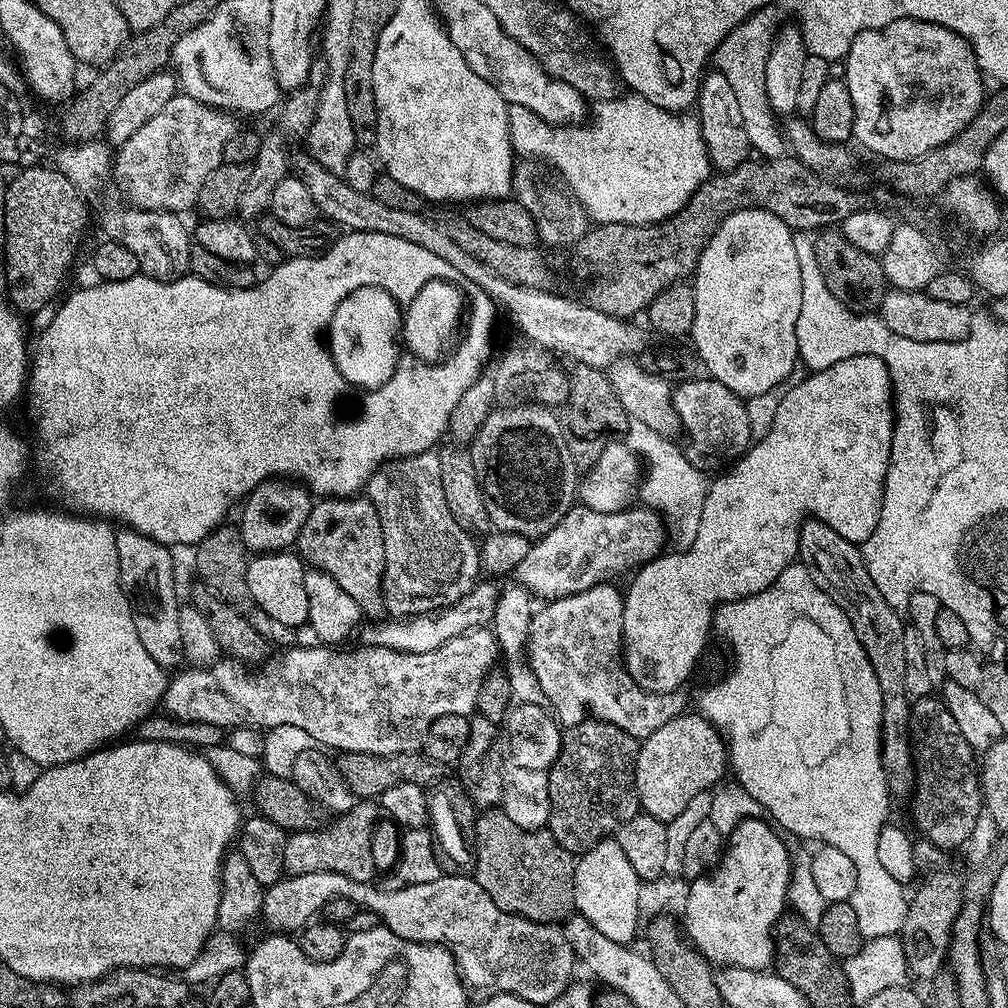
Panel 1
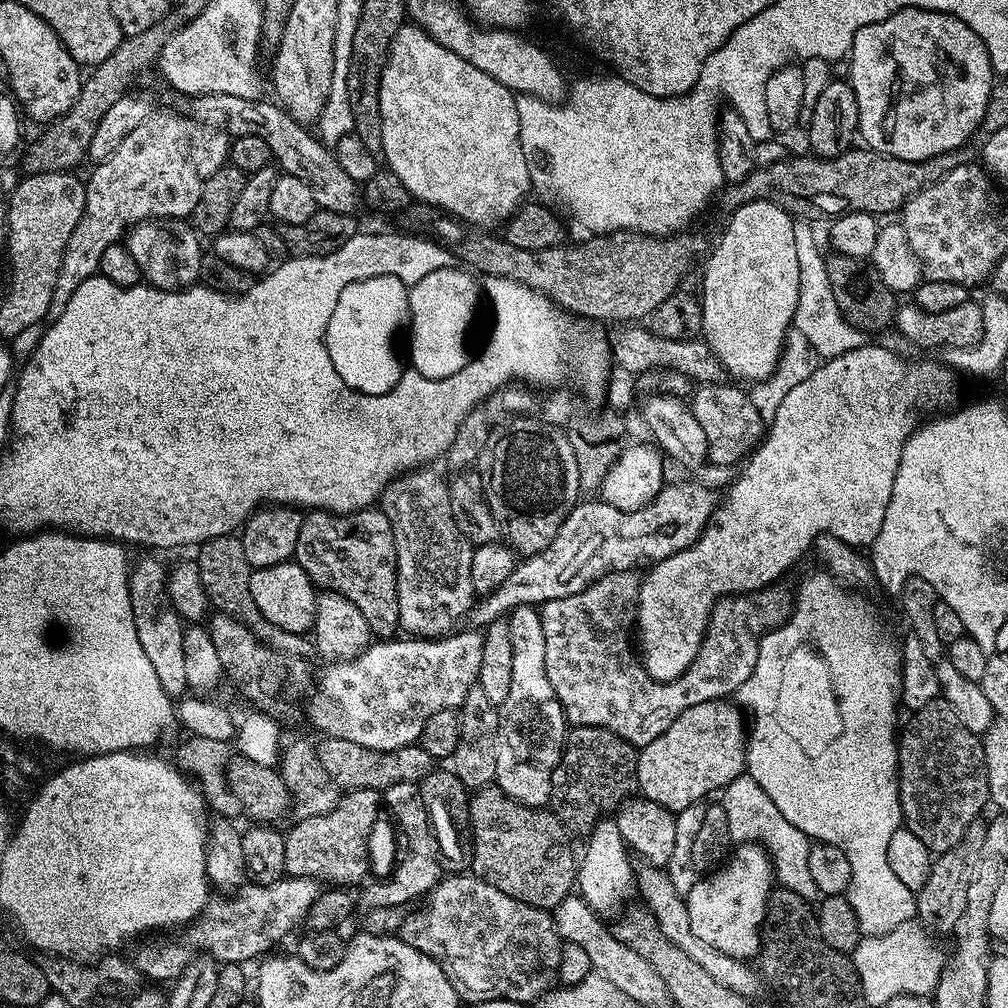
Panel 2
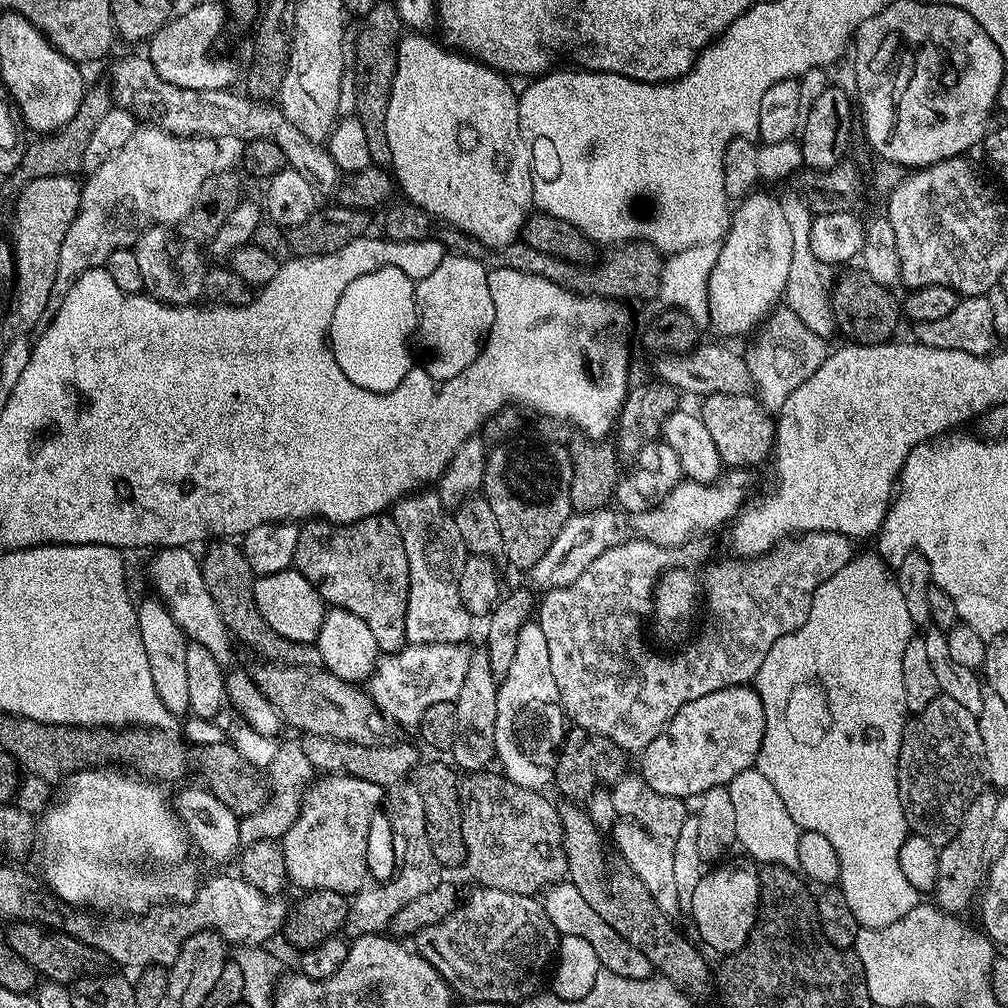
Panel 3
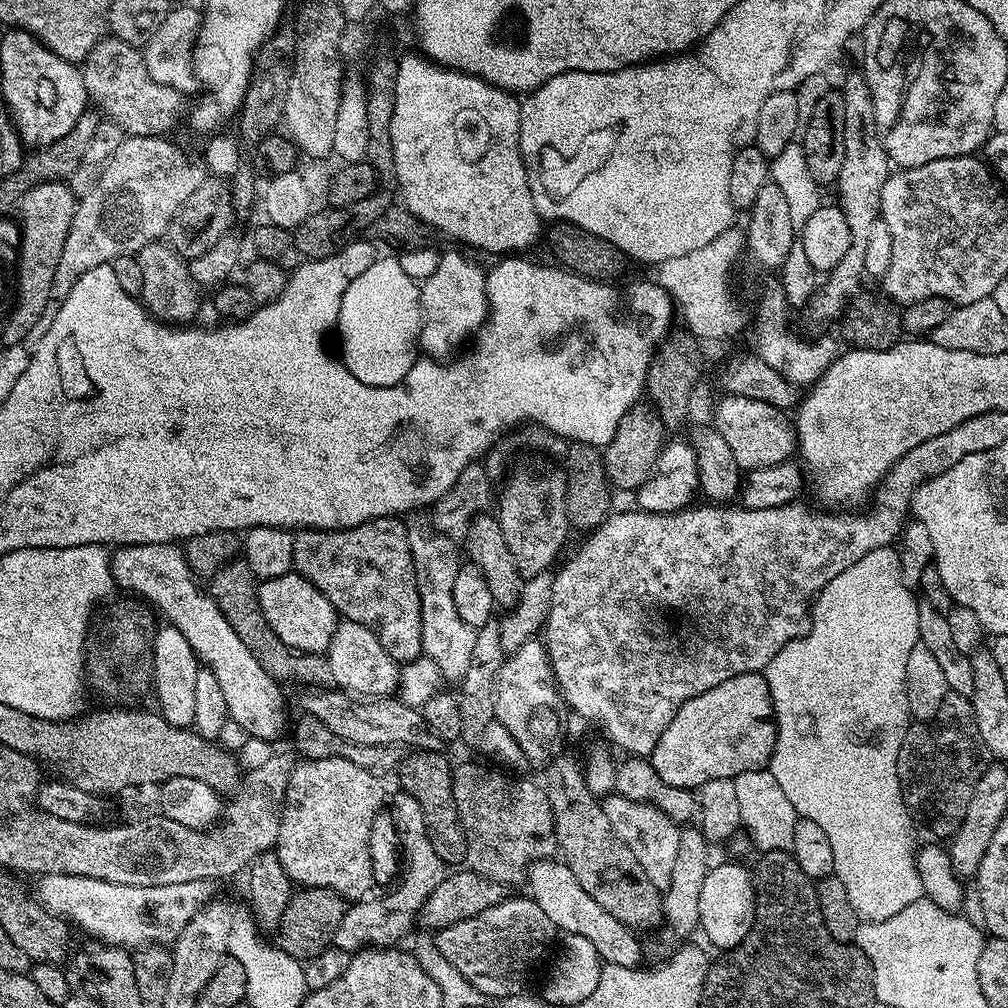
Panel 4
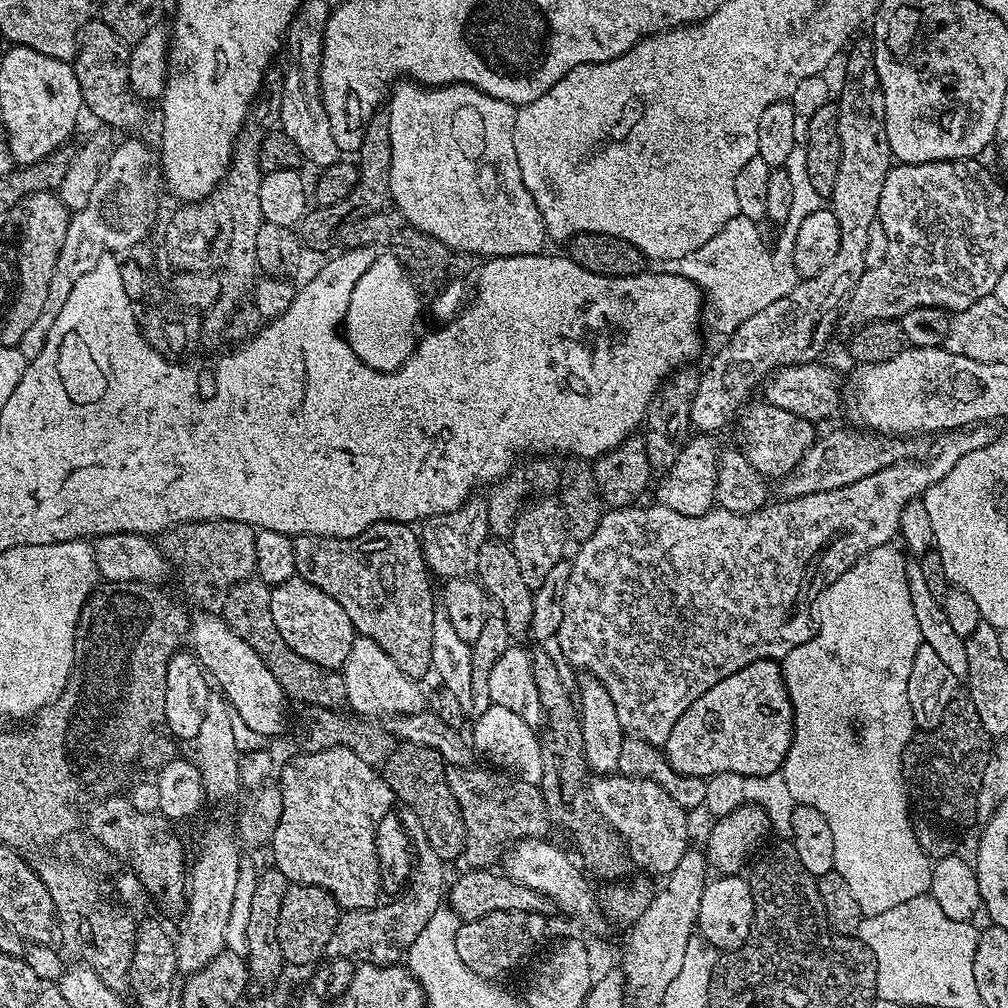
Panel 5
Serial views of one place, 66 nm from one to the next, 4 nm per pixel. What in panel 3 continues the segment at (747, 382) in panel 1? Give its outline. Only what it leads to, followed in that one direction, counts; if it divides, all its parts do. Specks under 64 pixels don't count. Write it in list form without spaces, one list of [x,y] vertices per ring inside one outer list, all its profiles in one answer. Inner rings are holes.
[[[761,190],[753,191],[735,205],[732,214],[732,224],[728,227],[728,233],[724,236],[724,239],[720,244],[718,262],[708,279],[708,314],[710,317],[710,324],[713,324],[713,326],[724,336],[744,336],[747,332],[750,332],[750,334],[755,333],[768,316],[775,311],[781,301],[785,299],[788,290],[790,262],[794,262],[794,234],[792,233],[792,221],[786,218],[786,210],[779,199],[776,201],[770,193],[760,191]]]

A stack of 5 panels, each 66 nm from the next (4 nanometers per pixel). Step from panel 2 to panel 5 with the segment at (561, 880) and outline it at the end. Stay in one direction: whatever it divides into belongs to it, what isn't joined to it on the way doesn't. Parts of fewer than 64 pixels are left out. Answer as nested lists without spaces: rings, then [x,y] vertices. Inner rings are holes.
[[[464,765],[445,767],[446,786],[450,786],[450,794],[454,794],[454,799],[458,801],[458,810],[462,810],[462,822],[466,826],[466,846],[464,847],[463,859],[469,860],[472,868],[488,868],[497,863],[498,857],[501,855],[503,846],[511,845],[518,840],[534,840],[544,838],[549,835],[550,821],[548,819],[548,811],[546,810],[546,802],[544,795],[540,792],[540,785],[531,784],[530,782],[522,782],[515,776],[509,776],[503,770],[497,770],[492,766]]]

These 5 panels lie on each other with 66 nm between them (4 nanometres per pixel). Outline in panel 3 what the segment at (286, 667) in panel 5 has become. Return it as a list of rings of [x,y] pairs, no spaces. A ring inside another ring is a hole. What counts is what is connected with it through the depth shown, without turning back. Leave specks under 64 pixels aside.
[[[224,538],[219,542],[207,545],[208,553],[203,554],[200,560],[202,578],[205,579],[206,589],[214,603],[218,606],[218,612],[222,616],[222,622],[237,641],[241,640],[246,647],[258,655],[264,656],[268,662],[283,662],[286,664],[310,664],[315,665],[320,658],[320,652],[315,643],[299,644],[282,638],[262,618],[258,606],[254,602],[254,590],[252,589],[253,575],[250,570],[250,562],[246,562],[244,549],[239,543]]]

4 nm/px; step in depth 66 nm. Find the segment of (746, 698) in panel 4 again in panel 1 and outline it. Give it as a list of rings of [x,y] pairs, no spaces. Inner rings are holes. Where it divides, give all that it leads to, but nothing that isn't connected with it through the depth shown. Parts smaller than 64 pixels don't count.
[[[699,714],[675,716],[666,726],[658,726],[654,734],[640,745],[636,764],[636,792],[639,807],[662,821],[678,817],[694,795],[715,789],[725,779],[728,767],[726,741],[708,719]]]

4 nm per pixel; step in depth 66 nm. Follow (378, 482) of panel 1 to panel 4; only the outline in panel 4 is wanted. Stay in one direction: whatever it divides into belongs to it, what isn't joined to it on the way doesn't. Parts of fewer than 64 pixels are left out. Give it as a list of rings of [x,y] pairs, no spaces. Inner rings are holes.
[[[413,513],[407,519],[406,526],[422,610],[423,655],[429,660],[434,660],[441,677],[454,684],[463,679],[467,667],[470,666],[470,657],[474,654],[474,641],[477,637],[475,629],[467,626],[455,609],[454,580],[462,557],[455,546],[457,543],[444,533],[437,532],[427,515]]]

